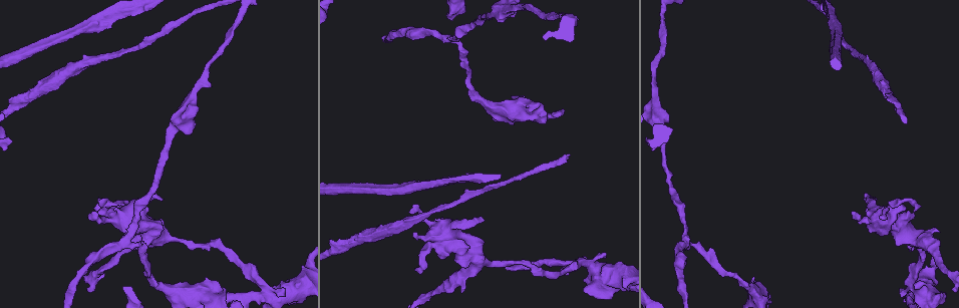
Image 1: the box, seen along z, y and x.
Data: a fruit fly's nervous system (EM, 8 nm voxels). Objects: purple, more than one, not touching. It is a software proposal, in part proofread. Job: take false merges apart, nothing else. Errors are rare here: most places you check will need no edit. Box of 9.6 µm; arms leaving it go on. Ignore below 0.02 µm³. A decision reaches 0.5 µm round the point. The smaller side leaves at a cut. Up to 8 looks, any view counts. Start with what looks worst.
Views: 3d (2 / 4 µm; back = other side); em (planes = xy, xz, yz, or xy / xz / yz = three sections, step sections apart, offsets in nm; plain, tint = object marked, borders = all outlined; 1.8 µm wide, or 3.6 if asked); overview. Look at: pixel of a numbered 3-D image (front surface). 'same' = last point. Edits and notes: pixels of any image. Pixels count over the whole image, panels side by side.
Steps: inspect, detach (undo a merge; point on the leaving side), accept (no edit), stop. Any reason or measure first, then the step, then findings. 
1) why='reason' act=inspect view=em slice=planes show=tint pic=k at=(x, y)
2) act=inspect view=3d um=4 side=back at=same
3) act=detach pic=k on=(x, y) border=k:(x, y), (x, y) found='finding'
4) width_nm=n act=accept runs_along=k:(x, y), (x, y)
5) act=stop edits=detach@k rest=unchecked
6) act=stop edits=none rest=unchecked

why='calibre changes' act=inspect view=3d um=2 pic=1 at=(909, 288)

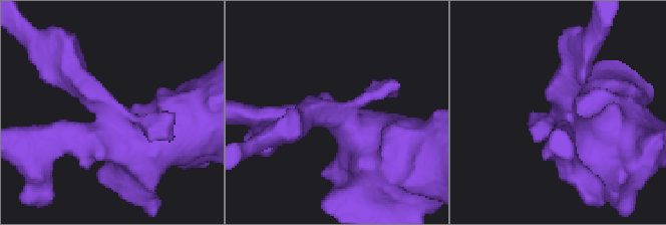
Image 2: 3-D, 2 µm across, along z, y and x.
act=inspect view=em slice=planes show=tint pic=2 at=(107, 108)

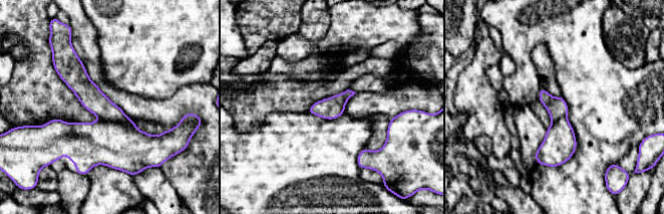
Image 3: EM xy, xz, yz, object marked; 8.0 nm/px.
width_nm=160 act=detach pic=3 on=(111, 144) border=3:(100, 118), (127, 127), (134, 125) found='a second neuron is stuck on'

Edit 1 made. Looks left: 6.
why='calibre changes' act=inspect view=3d um=4 pic=1 at=(244, 8)

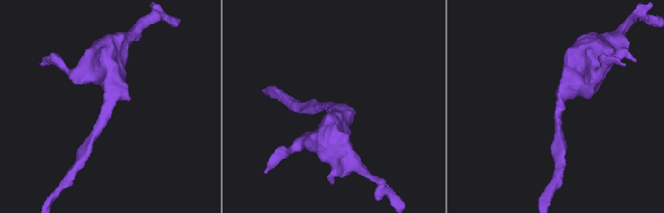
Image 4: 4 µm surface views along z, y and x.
act=inspect view=em slice=planes show=plain pic=4 at=(332, 106)

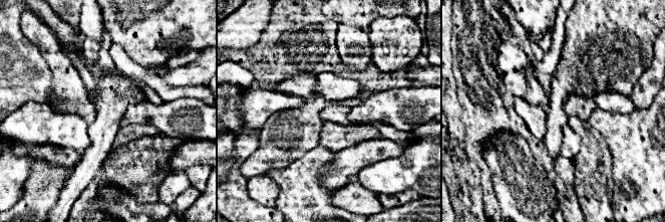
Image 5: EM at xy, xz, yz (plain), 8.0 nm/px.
why='where the object lies' act=inspect view=em slice=planes show=tint at=same

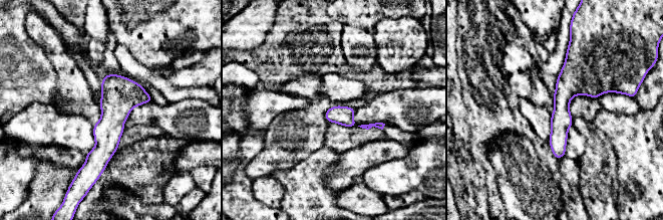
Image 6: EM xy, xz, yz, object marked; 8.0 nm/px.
act=accept runs_along=6:(570, 52), (558, 156) found='all the same neuron'

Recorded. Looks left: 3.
why='sudden change in width' act=inspect view=em um=3.6 slice=planes show=tint pic=1 at=(454, 240)

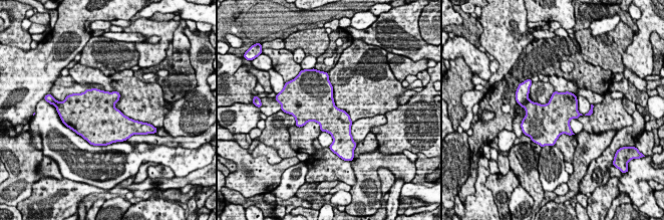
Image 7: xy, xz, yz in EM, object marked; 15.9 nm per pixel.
act=accept found='one neuron here'

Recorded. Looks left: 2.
why='calibre changes' act=inspect view=em slice=xy step=4 show=tint pic=1 at=(168, 288)

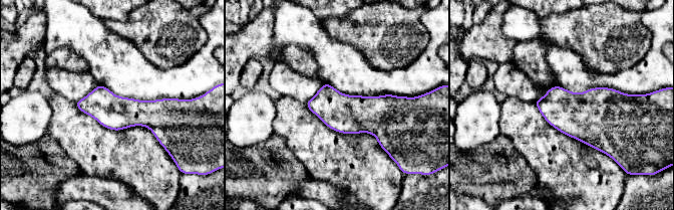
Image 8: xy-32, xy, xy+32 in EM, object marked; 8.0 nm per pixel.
why='cut it another way' act=inspect view=em slice=planes show=borders at=same

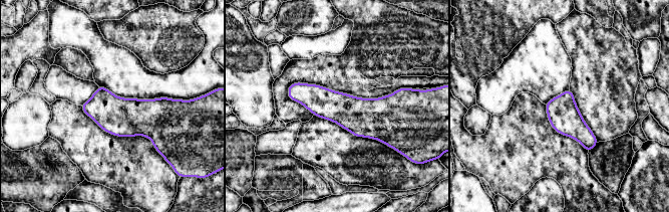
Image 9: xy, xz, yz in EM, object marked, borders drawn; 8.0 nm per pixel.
act=accept found='one neuron here'

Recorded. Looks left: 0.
act=stop edits=detach@3 rest=unchecked

